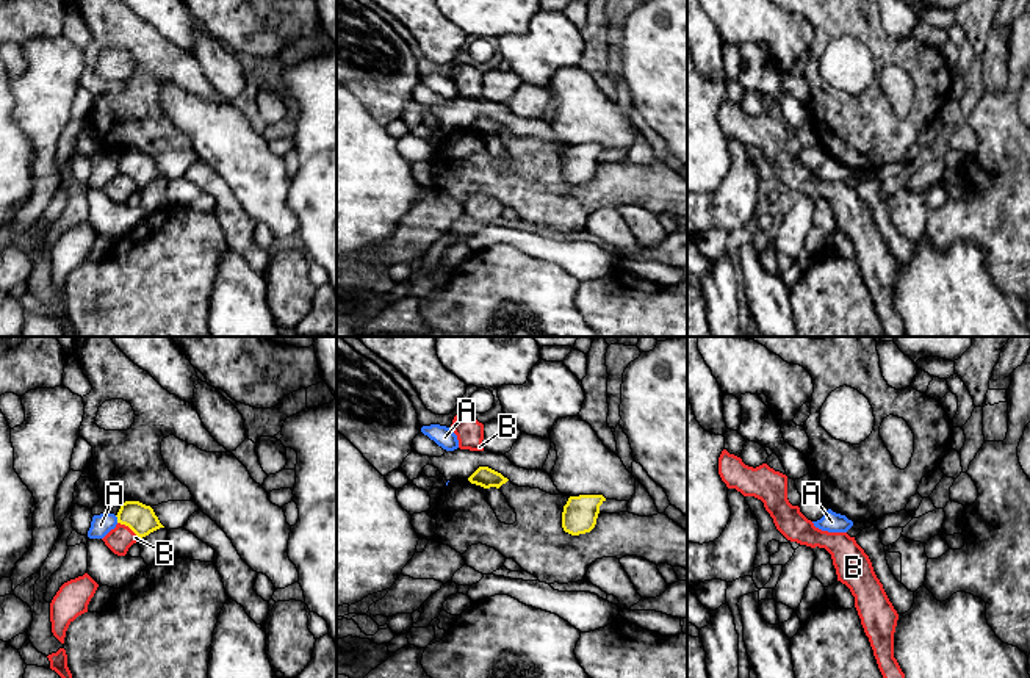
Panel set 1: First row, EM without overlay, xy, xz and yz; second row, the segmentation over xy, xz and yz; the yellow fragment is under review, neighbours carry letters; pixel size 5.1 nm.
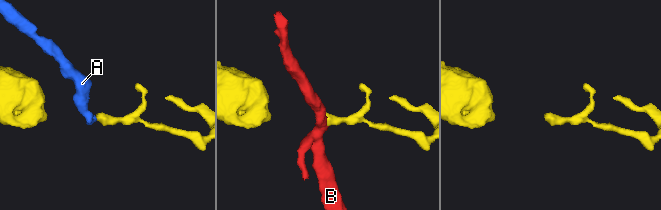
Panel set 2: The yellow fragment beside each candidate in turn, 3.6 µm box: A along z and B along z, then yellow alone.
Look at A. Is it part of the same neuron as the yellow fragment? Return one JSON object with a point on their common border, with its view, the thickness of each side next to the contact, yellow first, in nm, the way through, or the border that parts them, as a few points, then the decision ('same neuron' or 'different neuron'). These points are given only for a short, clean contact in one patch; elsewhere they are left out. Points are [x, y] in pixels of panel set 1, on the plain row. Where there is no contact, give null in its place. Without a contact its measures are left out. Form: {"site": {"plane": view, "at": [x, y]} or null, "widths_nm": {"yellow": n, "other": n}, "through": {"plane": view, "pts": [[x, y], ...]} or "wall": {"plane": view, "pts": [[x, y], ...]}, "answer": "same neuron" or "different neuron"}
{"site": {"plane": "xy", "at": [118, 168]}, "widths_nm": {"yellow": 150, "other": 110}, "wall": {"plane": "xy", "pts": [[115, 165], [118, 171]]}, "answer": "different neuron"}

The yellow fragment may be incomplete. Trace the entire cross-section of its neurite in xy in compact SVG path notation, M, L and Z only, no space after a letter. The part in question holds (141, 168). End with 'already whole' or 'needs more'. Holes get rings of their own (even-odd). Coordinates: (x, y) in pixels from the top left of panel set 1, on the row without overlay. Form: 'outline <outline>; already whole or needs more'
outline M125 150L117 161L117 172L128 175L138 188L164 177L150 155L139 150Z; already whole

